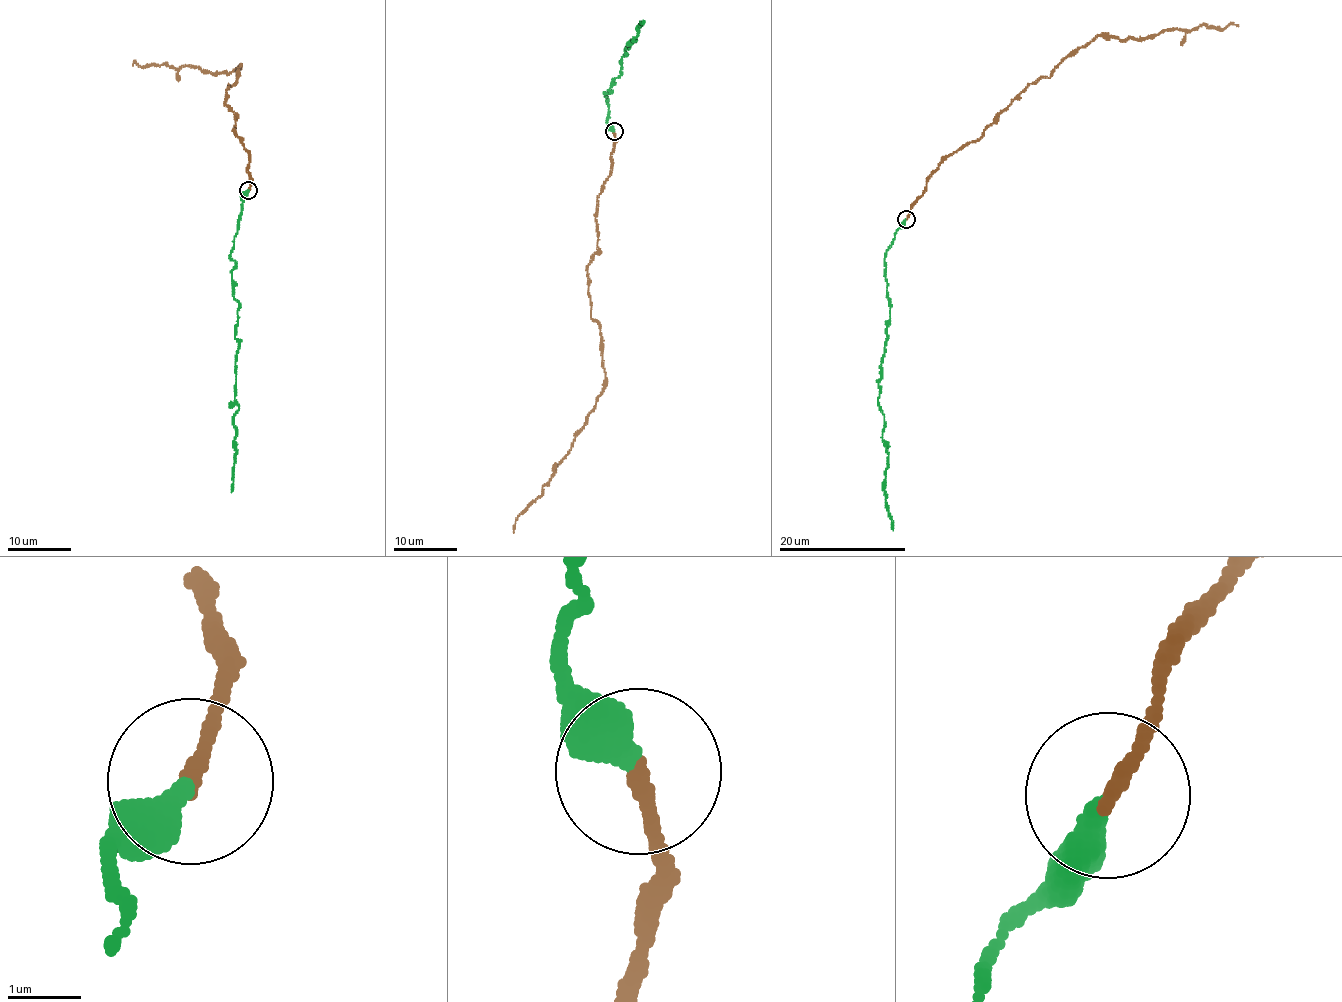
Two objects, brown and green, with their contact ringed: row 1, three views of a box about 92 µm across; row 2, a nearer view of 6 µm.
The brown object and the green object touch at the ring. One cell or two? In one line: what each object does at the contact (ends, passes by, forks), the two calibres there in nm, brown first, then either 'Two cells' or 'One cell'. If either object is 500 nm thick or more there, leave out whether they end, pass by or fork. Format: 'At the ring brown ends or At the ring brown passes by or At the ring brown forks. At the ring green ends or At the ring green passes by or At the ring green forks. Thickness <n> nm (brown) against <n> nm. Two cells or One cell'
At the ring brown ends. At the ring green ends. Thickness 200 nm (brown) against 360 nm. One cell

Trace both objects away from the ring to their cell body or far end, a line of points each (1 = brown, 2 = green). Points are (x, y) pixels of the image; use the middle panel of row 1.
1: (614, 131), (611, 164), (597, 197), (597, 252), (586, 276), (591, 317), (600, 330), (605, 387), (513, 532)
2: (614, 131), (604, 92), (620, 75), (625, 47), (637, 40), (643, 21)

